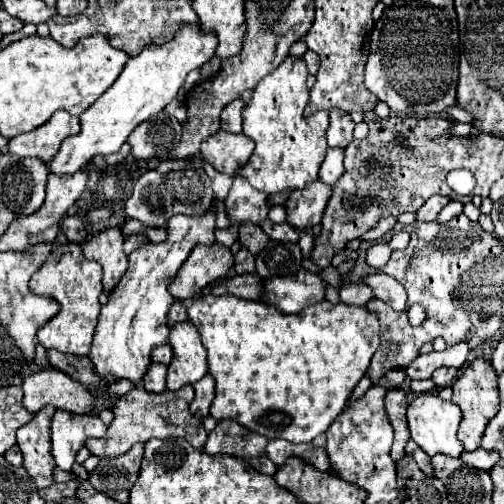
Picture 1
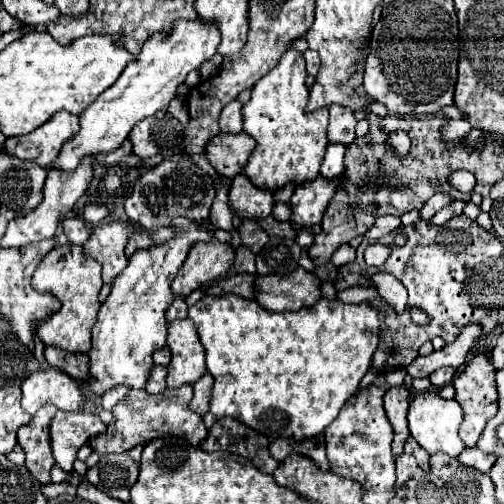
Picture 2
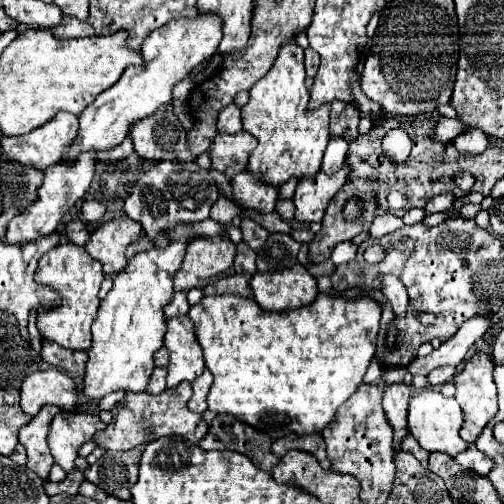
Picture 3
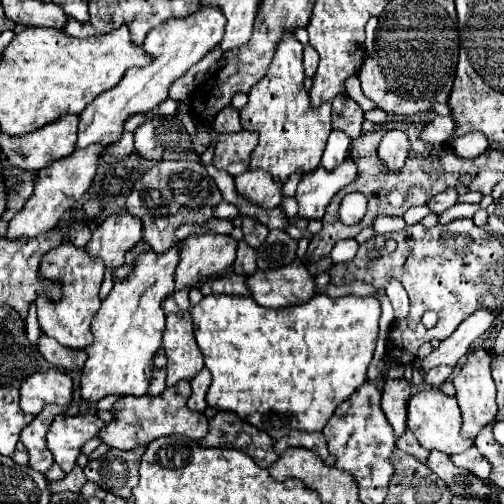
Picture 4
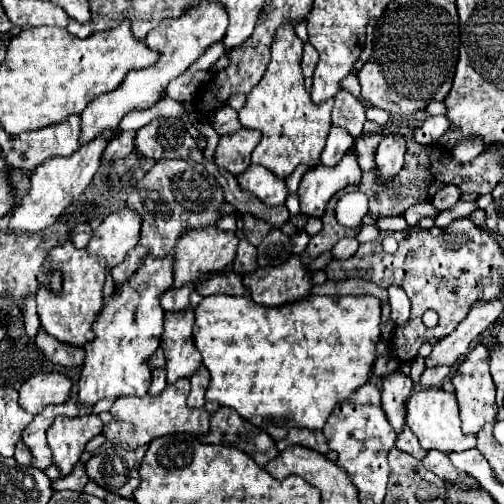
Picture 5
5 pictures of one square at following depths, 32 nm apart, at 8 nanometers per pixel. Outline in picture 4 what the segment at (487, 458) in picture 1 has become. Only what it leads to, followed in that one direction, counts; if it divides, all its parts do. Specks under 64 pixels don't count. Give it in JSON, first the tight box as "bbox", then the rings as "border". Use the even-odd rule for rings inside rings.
{"bbox":[452,446,492,482],"border":[[[476,446],[468,448],[466,452],[460,452],[460,454],[452,456],[452,462],[454,462],[458,468],[464,468],[464,470],[476,474],[480,480],[490,482],[488,474],[490,474],[490,468],[492,468],[492,466],[490,466],[490,462],[478,452]]]}

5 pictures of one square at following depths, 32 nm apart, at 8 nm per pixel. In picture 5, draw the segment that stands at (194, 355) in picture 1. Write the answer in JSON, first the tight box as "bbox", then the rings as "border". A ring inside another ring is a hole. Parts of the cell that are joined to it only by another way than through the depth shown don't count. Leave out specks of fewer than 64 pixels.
{"bbox":[160,308,202,384],"border":[[[186,308],[182,312],[166,312],[164,336],[160,346],[166,354],[168,384],[174,384],[180,378],[190,378],[202,366],[202,356],[192,340],[192,328],[192,308]]]}

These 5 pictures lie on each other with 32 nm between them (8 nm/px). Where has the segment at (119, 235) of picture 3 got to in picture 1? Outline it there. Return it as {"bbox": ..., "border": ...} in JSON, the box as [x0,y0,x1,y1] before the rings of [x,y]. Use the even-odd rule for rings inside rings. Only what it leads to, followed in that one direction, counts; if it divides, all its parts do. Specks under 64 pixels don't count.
{"bbox":[82,228,128,296],"border":[[[108,228],[98,234],[94,234],[88,242],[82,244],[84,256],[88,260],[94,260],[104,270],[104,292],[110,296],[110,292],[116,288],[120,278],[124,276],[128,268],[128,256],[122,250],[124,236],[120,228]]]}

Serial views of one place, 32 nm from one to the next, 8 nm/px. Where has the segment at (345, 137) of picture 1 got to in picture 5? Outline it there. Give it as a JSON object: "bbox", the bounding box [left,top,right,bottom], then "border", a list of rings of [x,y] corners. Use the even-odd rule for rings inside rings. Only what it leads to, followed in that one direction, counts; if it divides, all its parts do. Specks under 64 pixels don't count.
{"bbox":[332,90,366,138],"border":[[[340,90],[334,96],[332,124],[344,128],[350,136],[358,138],[362,134],[364,122],[366,122],[366,110],[364,110],[364,106],[348,90]]]}

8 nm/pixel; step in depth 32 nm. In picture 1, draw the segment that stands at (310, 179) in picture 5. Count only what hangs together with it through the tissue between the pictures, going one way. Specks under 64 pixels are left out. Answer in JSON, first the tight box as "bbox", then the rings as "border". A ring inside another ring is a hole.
{"bbox":[284,180,332,230],"border":[[[320,180],[312,182],[306,190],[292,192],[290,198],[284,202],[286,222],[298,230],[320,224],[330,196],[332,196],[332,188],[328,188]]]}

